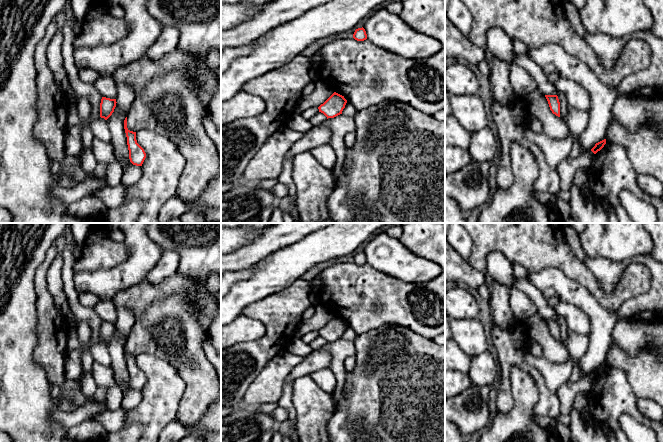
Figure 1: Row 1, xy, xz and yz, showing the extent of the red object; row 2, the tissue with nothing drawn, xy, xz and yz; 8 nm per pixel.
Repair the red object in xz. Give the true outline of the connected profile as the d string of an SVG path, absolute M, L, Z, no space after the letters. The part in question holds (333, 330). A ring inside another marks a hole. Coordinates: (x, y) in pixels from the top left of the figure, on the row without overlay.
M334 316L318 333L319 335L309 344L312 350L323 348L328 342L334 342L342 338L347 324L344 320Z

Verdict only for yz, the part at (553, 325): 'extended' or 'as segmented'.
extended

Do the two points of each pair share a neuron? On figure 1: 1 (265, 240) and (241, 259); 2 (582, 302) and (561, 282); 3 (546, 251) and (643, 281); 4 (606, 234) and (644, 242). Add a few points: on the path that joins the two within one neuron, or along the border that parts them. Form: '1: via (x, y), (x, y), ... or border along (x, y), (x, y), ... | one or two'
1: via (259, 246), (247, 256) | one
2: via (577, 297), (565, 287) | one
3: via (570, 265), (603, 296), (619, 295) | one
4: via (615, 234), (635, 240) | one

